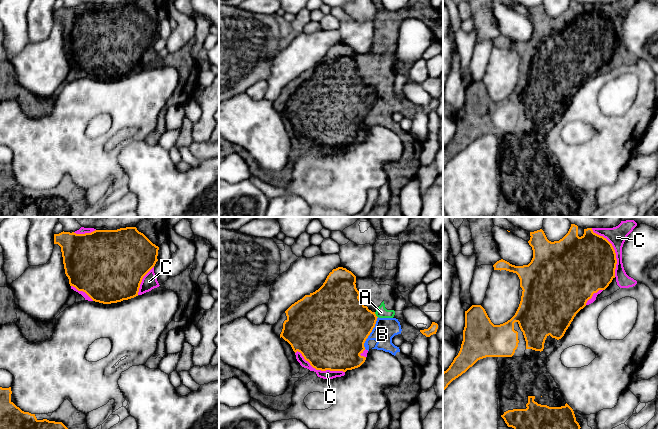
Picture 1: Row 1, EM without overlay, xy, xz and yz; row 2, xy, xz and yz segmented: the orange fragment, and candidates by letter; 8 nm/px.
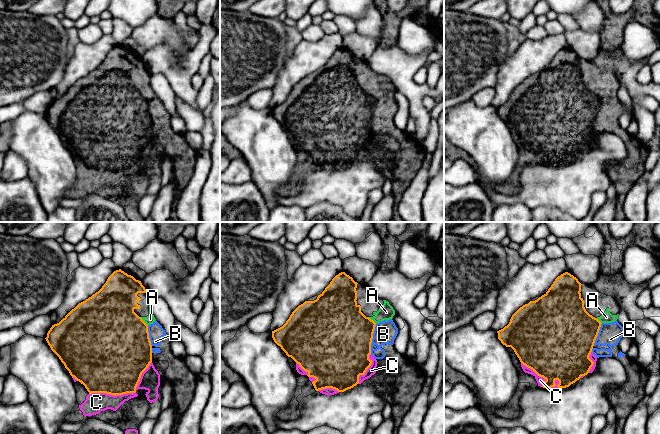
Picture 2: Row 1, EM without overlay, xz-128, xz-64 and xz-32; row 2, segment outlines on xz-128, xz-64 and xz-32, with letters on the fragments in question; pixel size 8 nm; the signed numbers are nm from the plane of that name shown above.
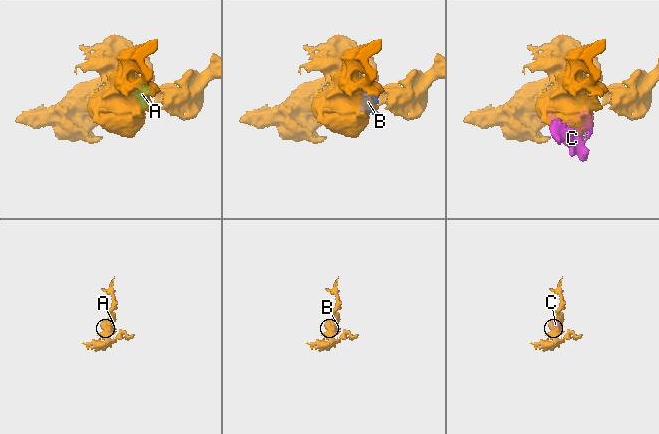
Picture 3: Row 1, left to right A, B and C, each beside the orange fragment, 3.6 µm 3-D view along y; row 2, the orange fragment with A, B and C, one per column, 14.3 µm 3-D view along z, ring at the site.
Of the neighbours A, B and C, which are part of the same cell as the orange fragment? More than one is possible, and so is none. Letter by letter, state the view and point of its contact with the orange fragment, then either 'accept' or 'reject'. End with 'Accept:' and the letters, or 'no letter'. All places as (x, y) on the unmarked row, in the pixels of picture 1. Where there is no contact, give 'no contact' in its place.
A: contact xz (375, 91); accept
B: contact xz (370, 108); accept
C: contact yz (614, 26); accept
Accept: A, B, C

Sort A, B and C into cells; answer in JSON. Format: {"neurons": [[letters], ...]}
{"neurons": [["A", "B", "C"]]}

